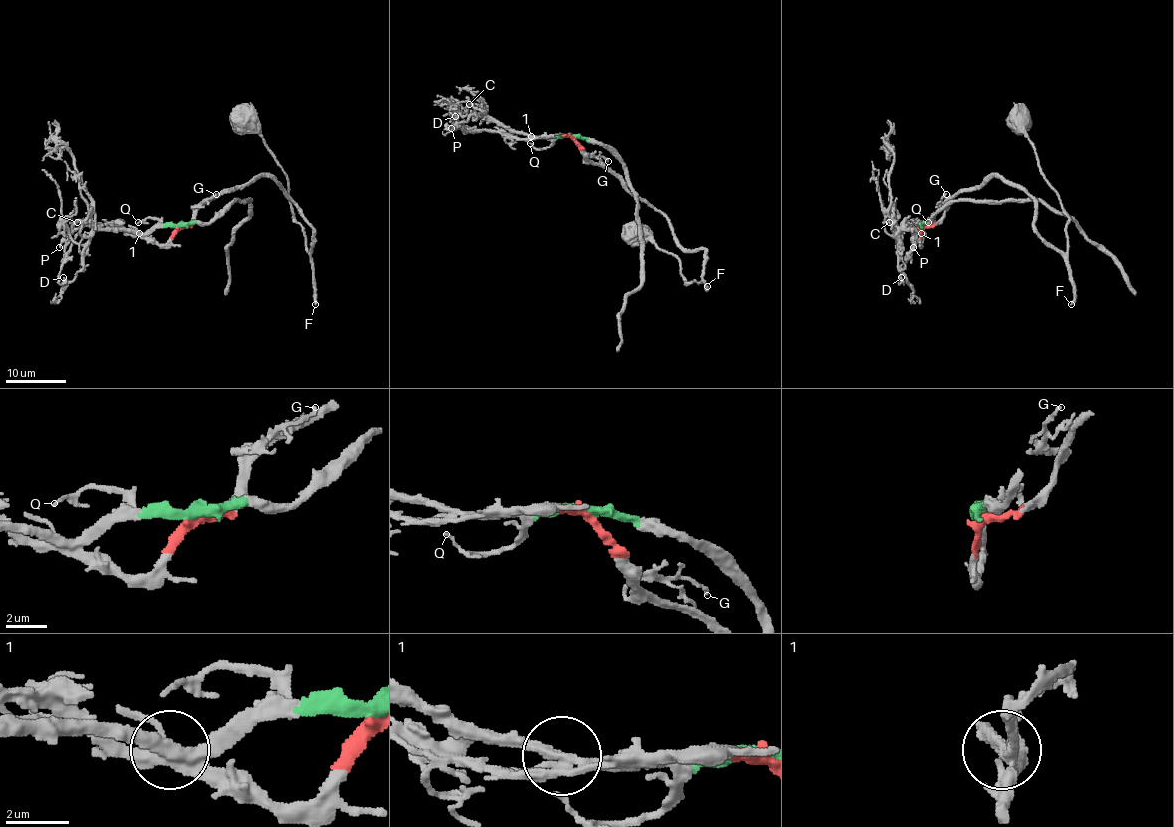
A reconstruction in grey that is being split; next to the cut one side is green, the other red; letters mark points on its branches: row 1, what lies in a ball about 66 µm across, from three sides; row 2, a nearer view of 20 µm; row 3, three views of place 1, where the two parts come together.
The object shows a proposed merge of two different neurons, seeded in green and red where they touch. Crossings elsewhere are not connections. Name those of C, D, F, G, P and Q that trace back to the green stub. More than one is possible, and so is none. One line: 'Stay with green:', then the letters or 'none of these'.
Stay with green: C, Q

